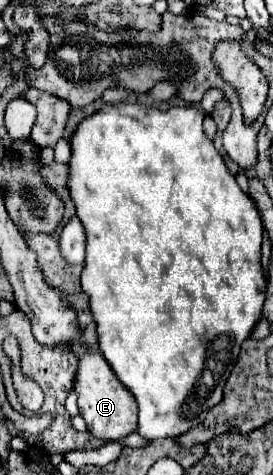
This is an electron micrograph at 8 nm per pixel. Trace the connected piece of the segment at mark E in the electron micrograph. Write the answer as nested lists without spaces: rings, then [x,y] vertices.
[[[86,350],[78,360],[78,370],[74,378],[74,390],[78,394],[80,416],[88,424],[88,432],[100,440],[122,440],[136,430],[138,406],[134,396],[120,384],[112,368],[96,350]]]

